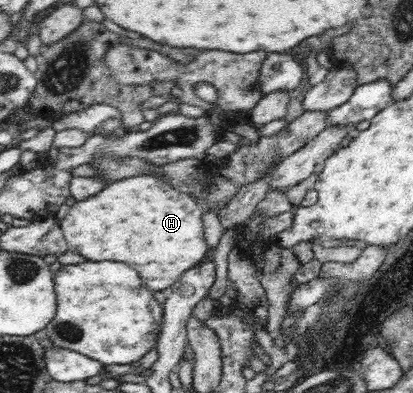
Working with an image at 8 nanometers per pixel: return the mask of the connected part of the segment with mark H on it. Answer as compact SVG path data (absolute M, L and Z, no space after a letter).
M151 174L110 182L97 195L78 201L60 227L68 250L89 261L121 261L131 265L153 291L170 288L207 253L201 205Z

